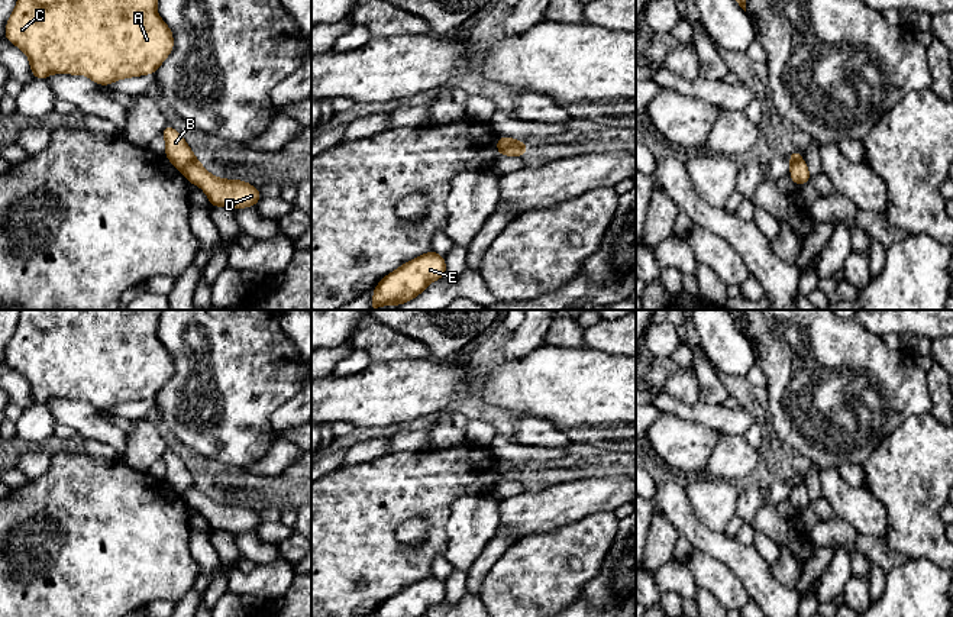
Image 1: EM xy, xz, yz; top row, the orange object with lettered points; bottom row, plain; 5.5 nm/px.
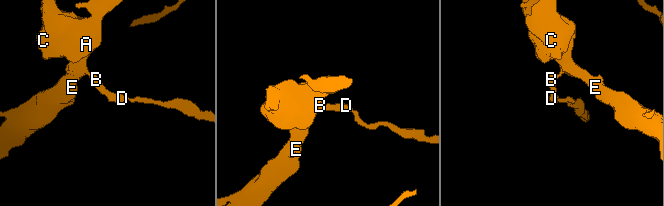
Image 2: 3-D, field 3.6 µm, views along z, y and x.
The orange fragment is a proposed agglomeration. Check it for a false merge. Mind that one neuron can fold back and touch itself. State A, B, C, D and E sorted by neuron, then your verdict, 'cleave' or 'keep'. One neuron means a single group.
A B C E / D; cleave

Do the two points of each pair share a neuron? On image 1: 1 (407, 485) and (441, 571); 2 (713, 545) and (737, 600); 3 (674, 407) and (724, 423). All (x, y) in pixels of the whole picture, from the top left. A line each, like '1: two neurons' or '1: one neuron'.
1: two neurons
2: two neurons
3: one neuron

